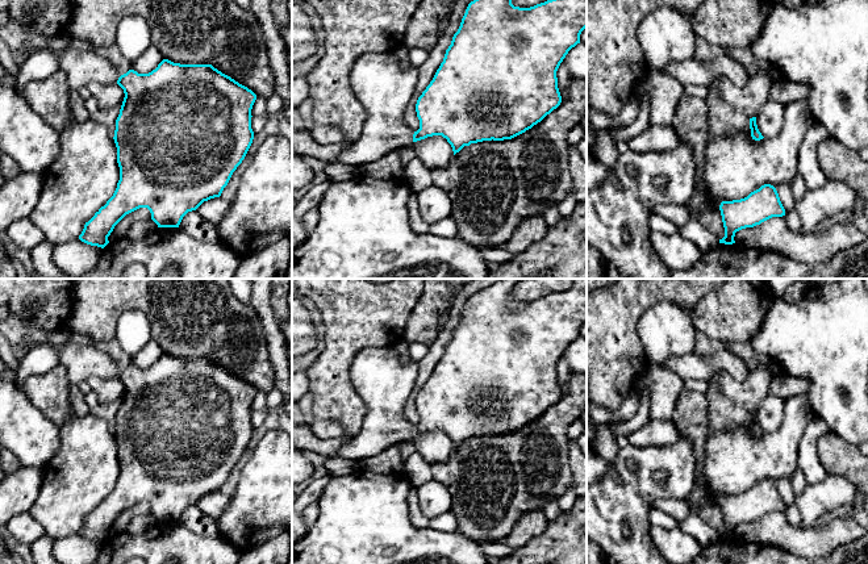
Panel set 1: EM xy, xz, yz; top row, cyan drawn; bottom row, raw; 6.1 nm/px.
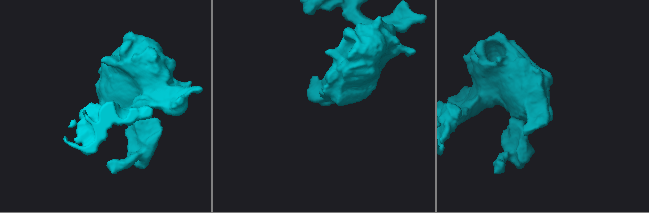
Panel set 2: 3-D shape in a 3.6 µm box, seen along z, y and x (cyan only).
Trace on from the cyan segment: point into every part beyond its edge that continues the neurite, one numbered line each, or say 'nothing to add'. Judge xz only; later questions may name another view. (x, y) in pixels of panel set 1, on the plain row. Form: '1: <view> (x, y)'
1: xz (384, 383)

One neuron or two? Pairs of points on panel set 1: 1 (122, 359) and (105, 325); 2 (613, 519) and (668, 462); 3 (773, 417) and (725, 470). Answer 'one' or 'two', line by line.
1: two
2: one
3: two

